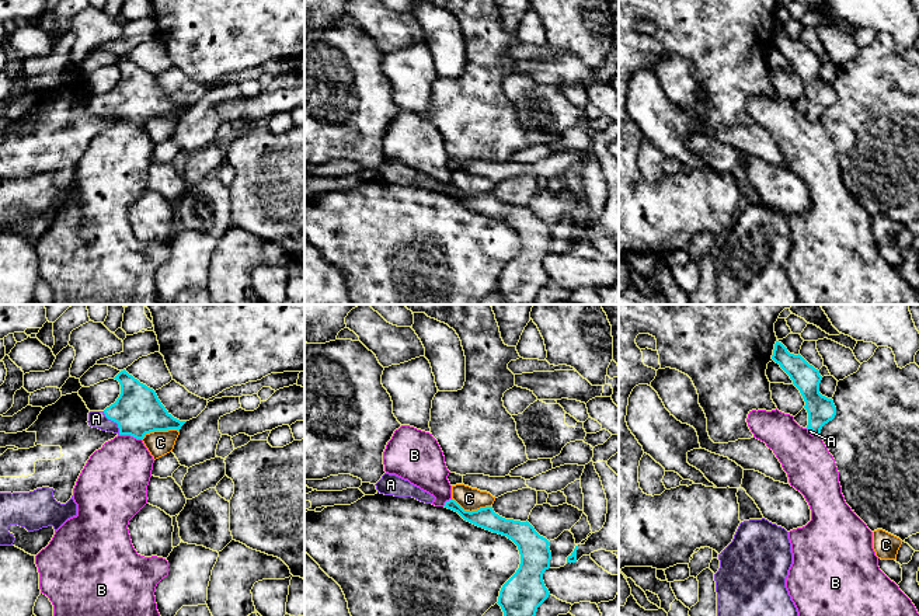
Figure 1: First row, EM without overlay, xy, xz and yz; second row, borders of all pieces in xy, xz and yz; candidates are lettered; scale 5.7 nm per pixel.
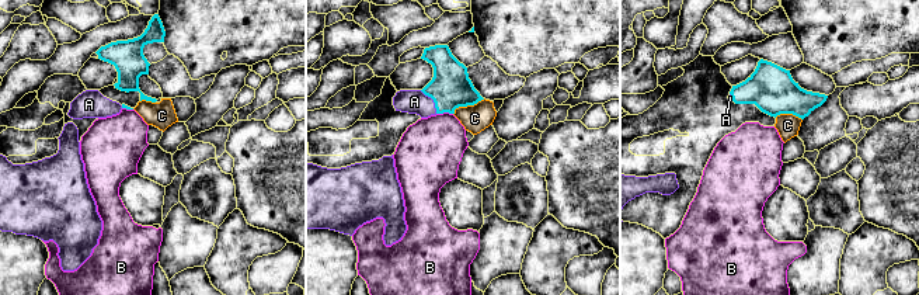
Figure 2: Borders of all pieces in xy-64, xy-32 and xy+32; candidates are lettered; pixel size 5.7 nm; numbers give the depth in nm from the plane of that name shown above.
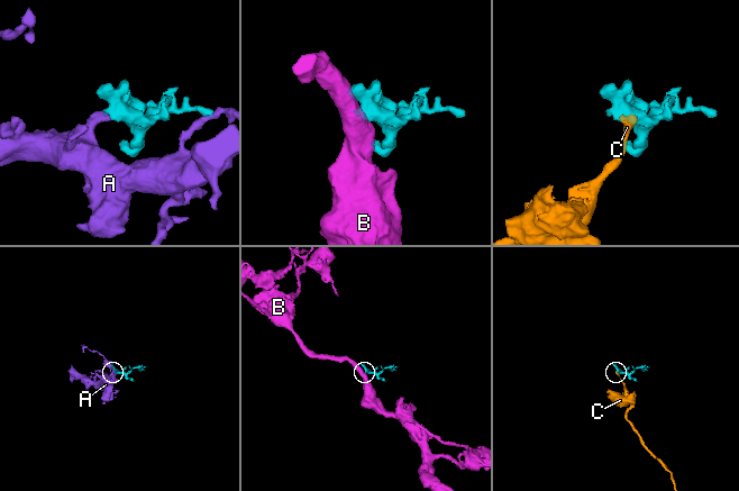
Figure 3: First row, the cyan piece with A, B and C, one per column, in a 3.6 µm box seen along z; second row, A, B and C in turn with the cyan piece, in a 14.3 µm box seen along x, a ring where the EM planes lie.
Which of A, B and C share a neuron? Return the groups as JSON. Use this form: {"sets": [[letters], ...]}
{"sets": [["A"], ["B"], ["C"]]}

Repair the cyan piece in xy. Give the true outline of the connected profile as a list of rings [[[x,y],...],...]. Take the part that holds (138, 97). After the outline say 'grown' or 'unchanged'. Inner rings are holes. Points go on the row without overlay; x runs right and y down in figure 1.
[[[125,55],[115,63],[121,70],[121,80],[104,97],[90,97],[88,111],[118,121],[143,125],[154,116],[177,115],[187,107],[174,104],[159,86],[156,77],[140,69]]]; grown

